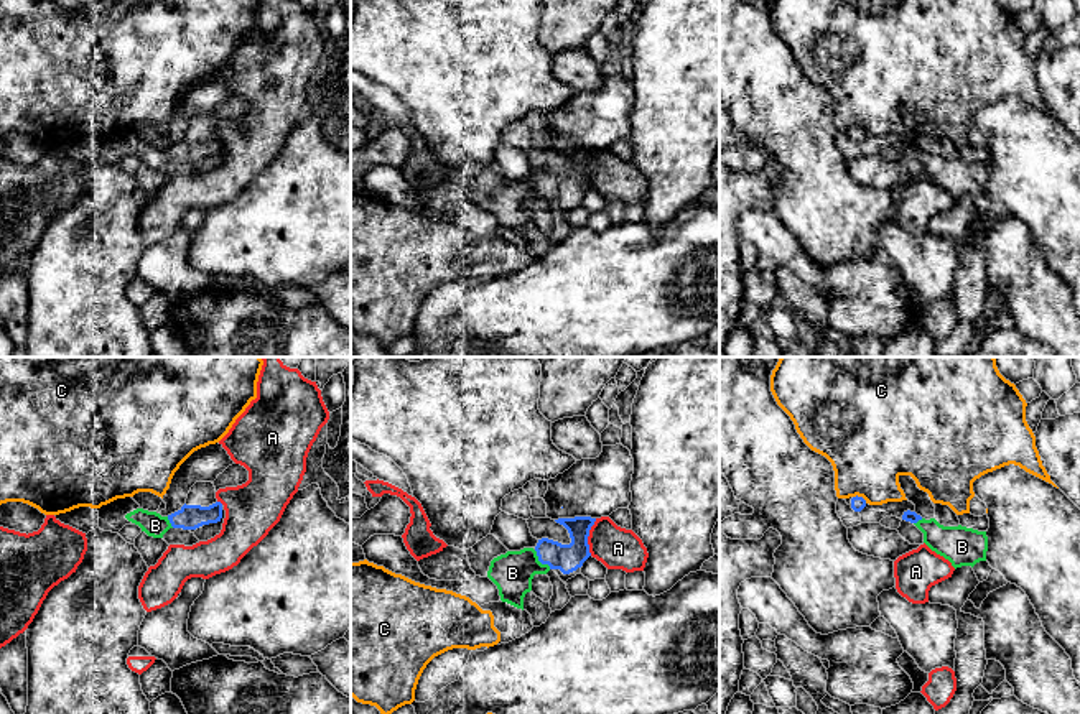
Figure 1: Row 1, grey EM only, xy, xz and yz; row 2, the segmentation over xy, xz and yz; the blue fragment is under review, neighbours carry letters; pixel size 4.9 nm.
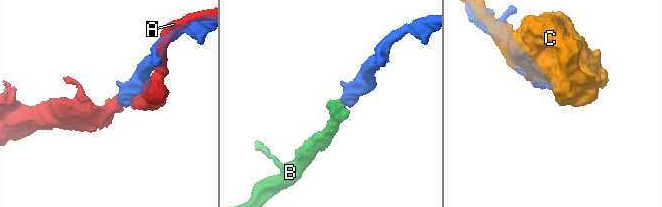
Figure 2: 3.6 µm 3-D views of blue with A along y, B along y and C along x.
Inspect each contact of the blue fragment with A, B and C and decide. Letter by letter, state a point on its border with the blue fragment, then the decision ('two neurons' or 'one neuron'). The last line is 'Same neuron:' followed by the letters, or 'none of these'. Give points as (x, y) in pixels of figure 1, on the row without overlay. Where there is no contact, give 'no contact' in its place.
A: contact xz (588, 166); two neurons
B: contact xz (540, 193); one neuron
C: contact yz (860, 129); two neurons
Same neuron: B

